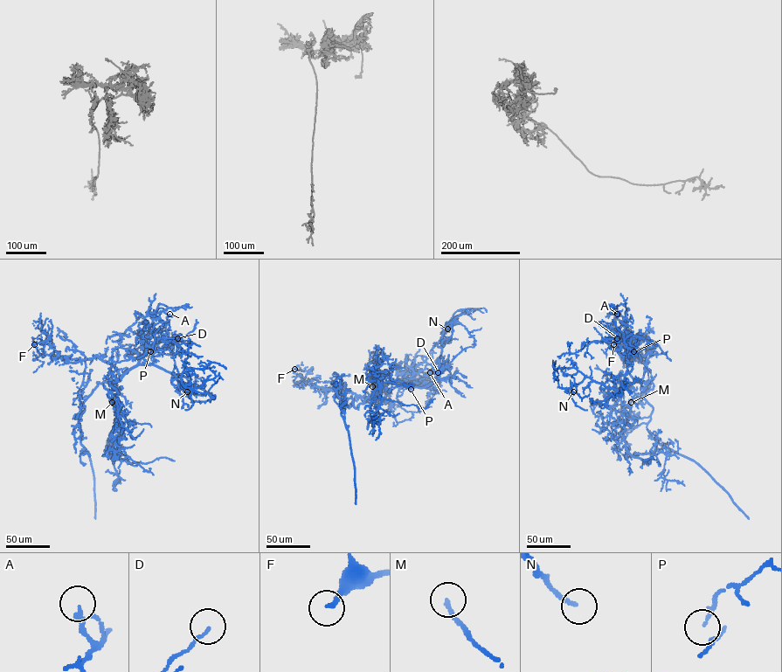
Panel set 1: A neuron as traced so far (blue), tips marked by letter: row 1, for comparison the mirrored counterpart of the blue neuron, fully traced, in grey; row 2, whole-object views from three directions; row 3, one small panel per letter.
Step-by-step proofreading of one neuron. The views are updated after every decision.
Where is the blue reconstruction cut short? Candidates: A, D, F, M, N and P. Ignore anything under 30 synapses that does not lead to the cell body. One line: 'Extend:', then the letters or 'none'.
Extend: F, M, N

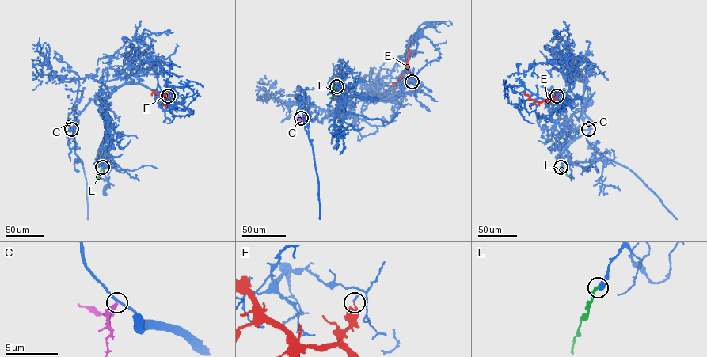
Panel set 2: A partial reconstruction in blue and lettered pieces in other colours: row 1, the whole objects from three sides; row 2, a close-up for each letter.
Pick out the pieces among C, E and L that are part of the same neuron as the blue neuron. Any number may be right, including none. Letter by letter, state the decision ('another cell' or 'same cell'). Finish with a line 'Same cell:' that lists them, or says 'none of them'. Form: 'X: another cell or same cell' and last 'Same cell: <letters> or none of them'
C: another cell
E: another cell
L: same cell
Same cell: L

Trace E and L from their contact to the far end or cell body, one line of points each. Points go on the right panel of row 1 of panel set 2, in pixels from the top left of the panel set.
E: (556, 96), (553, 100), (538, 102), (526, 95), (525, 90)
L: (560, 167), (571, 179)

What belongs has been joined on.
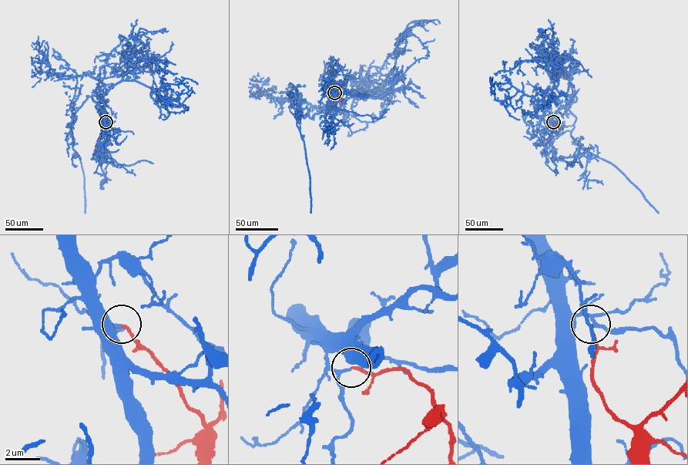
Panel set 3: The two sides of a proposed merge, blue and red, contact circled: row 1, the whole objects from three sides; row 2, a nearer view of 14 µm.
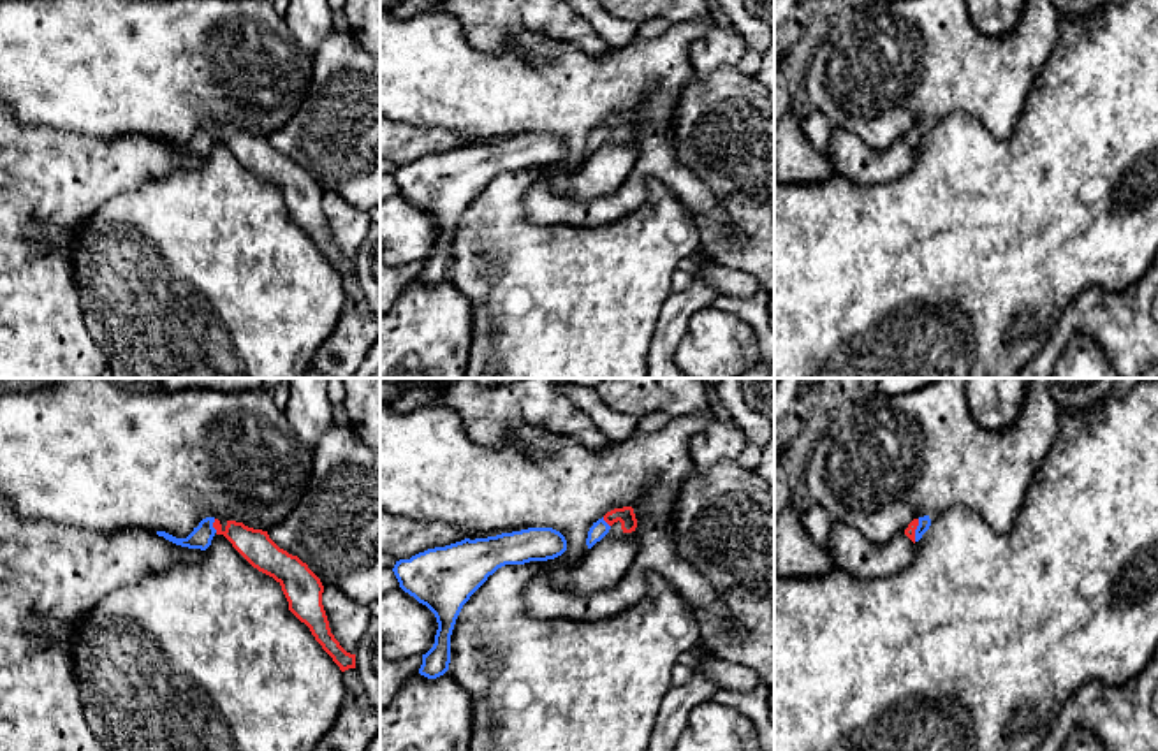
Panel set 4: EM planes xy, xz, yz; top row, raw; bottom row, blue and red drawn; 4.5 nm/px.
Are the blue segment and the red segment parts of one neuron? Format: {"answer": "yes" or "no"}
{"answer": "yes"}

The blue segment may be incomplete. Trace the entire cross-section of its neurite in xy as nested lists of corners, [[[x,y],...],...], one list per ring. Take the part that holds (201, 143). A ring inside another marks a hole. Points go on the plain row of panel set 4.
[[[206,123],[187,144],[176,144],[165,137],[157,137],[157,141],[176,151],[201,157],[211,151],[215,141],[224,141],[253,174],[282,192],[289,216],[310,234],[340,276],[355,274],[355,260],[347,259],[331,239],[322,211],[324,192],[320,185],[297,162],[280,155],[268,137],[236,127],[227,127],[224,134],[218,125]]]

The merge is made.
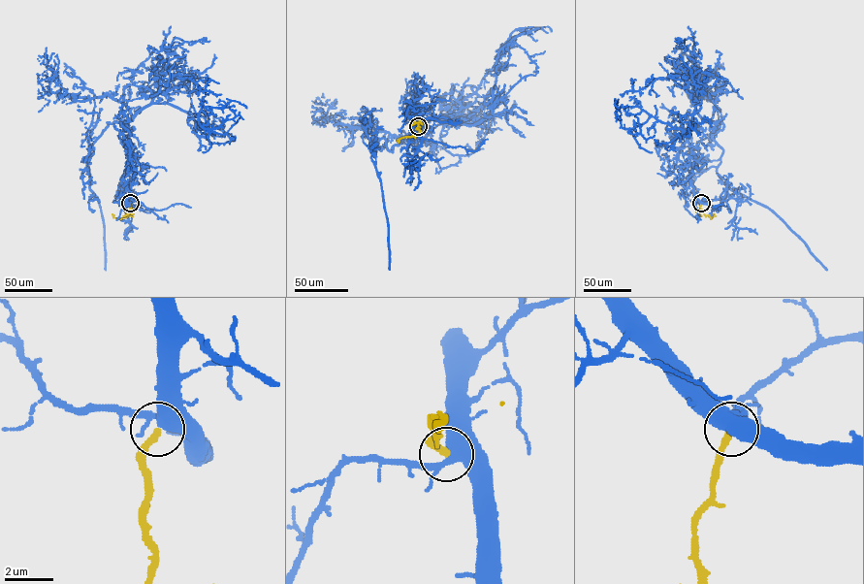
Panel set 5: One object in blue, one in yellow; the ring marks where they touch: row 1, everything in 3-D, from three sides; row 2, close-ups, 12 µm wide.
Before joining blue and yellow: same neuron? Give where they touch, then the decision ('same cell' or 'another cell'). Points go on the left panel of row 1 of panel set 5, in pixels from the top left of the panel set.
place (130, 203); another cell

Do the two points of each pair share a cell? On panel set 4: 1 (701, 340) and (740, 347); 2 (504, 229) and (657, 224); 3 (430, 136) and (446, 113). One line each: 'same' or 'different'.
1: same
2: same
3: different

